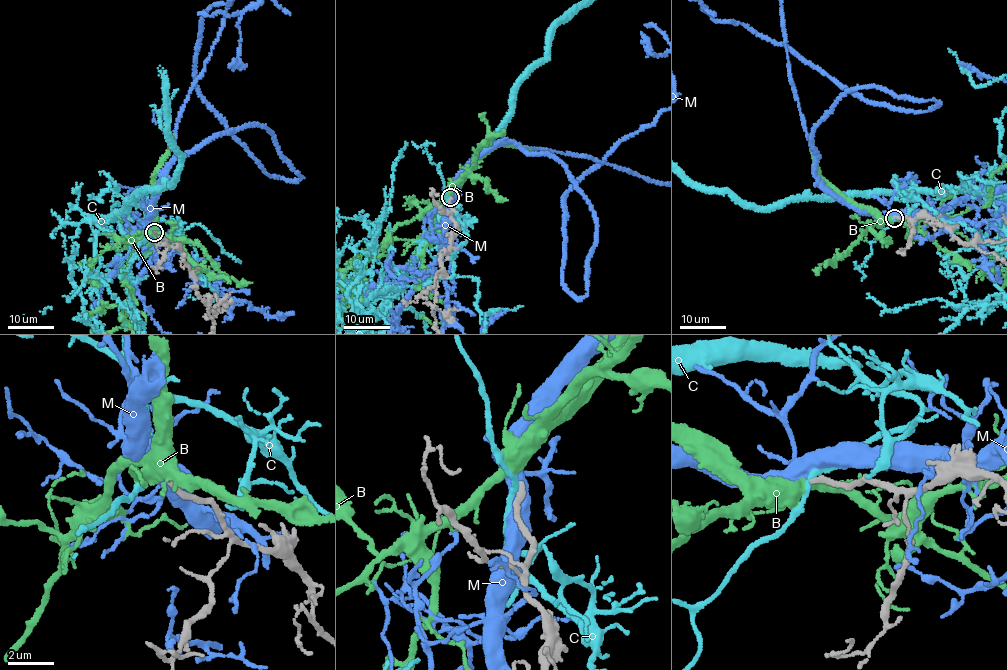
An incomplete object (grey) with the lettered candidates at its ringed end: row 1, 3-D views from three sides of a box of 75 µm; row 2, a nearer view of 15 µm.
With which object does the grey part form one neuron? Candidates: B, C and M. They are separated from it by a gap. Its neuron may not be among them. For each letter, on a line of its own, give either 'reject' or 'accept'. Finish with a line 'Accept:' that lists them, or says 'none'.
B: accept
C: reject
M: reject
Accept: B

